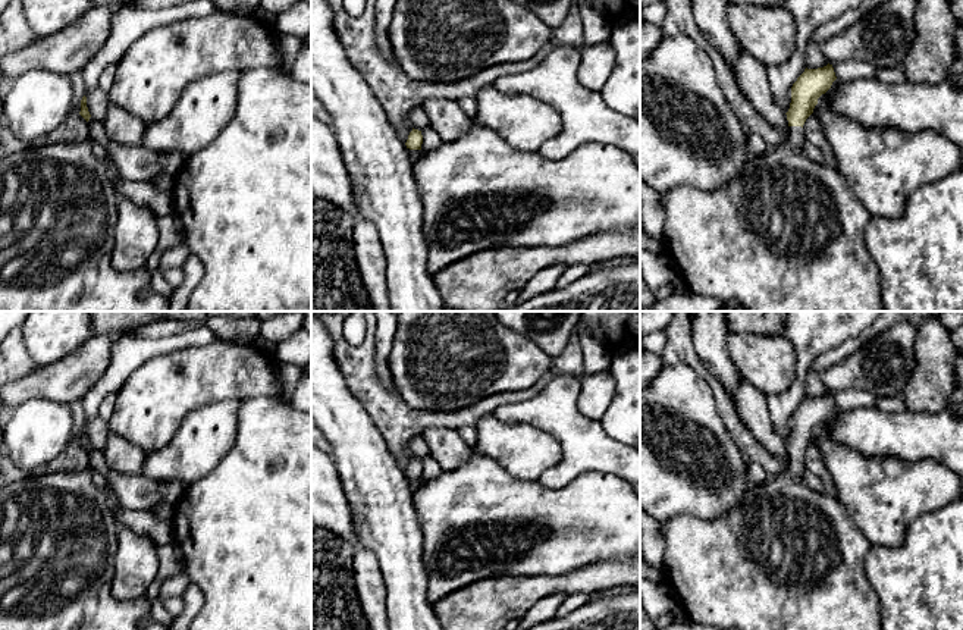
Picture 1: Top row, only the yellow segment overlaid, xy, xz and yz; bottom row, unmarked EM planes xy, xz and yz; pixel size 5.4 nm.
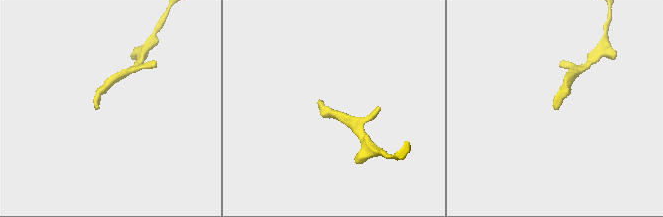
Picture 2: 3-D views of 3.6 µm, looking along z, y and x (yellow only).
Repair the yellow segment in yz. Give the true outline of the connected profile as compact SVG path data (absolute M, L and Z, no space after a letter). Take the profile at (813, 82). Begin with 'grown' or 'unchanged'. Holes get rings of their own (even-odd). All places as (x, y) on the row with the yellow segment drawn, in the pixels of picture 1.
grown | M829 63L818 69L806 68L791 87L785 113L788 138L760 157L750 156L746 167L724 187L699 191L681 185L661 194L665 209L662 238L687 289L721 303L735 301L747 311L887 311L876 263L865 244L869 213L835 166L816 163L802 153L803 125L835 79Z

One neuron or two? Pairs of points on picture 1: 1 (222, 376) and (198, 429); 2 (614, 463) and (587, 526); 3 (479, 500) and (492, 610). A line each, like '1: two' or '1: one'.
1: two
2: two
3: two

